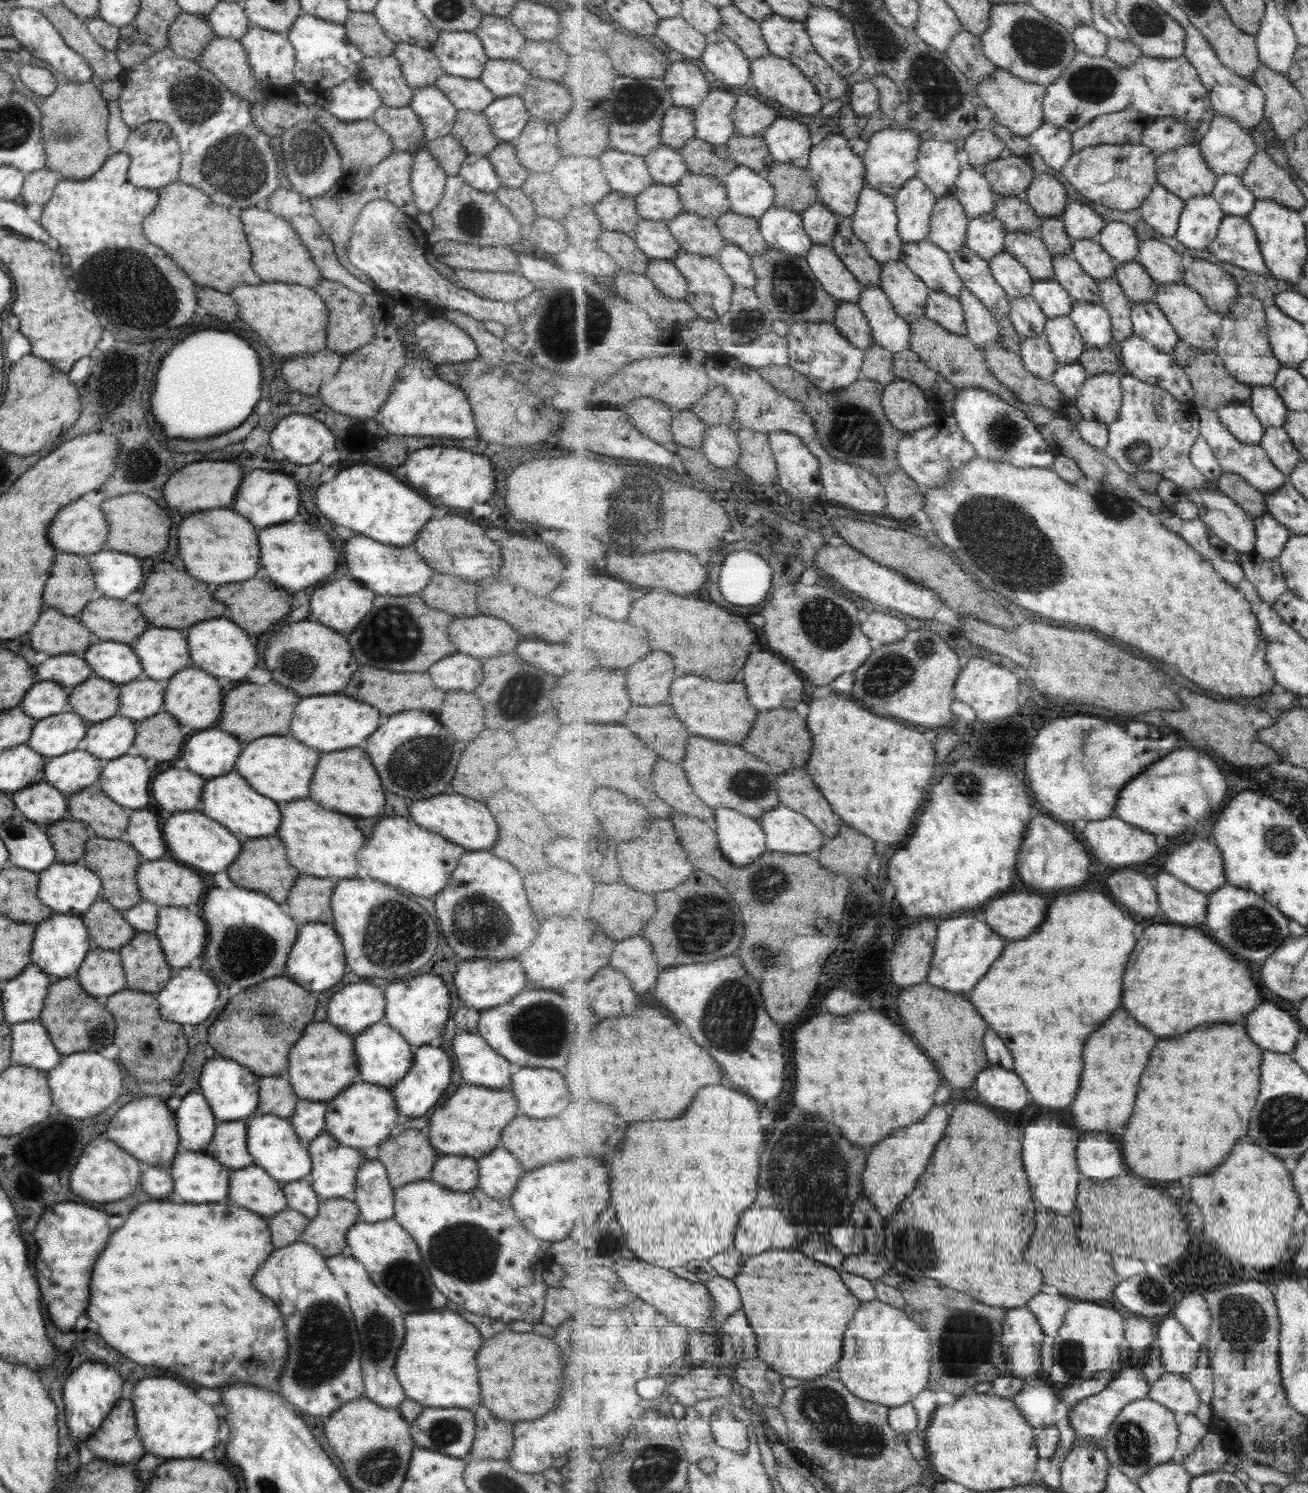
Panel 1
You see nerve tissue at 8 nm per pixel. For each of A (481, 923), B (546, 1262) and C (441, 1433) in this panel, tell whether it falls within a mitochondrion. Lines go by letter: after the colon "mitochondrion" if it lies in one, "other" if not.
A: mitochondrion
B: other
C: mitochondrion

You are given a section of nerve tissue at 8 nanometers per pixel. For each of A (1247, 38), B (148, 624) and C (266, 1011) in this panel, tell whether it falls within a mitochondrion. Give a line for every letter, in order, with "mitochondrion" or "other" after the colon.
A: other
B: other
C: mitochondrion

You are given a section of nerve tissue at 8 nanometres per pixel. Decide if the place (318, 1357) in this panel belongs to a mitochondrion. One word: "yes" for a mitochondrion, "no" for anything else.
yes

